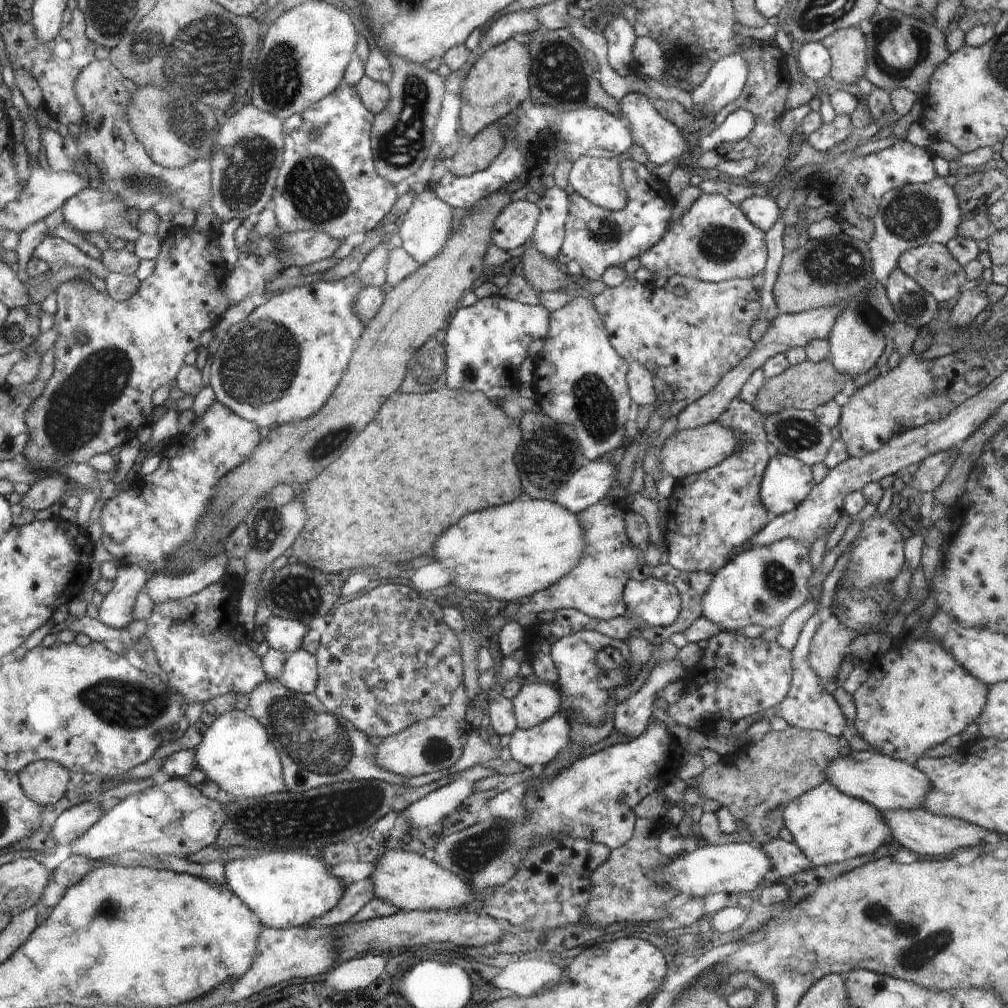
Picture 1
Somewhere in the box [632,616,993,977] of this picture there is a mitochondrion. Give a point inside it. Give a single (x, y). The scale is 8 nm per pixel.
(913, 940)

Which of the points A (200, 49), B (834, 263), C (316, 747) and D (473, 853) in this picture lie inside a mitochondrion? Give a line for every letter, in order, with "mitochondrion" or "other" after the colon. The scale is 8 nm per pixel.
A: mitochondrion
B: mitochondrion
C: mitochondrion
D: mitochondrion

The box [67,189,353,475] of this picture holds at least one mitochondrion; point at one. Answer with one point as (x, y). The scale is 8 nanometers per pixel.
(258, 362)

